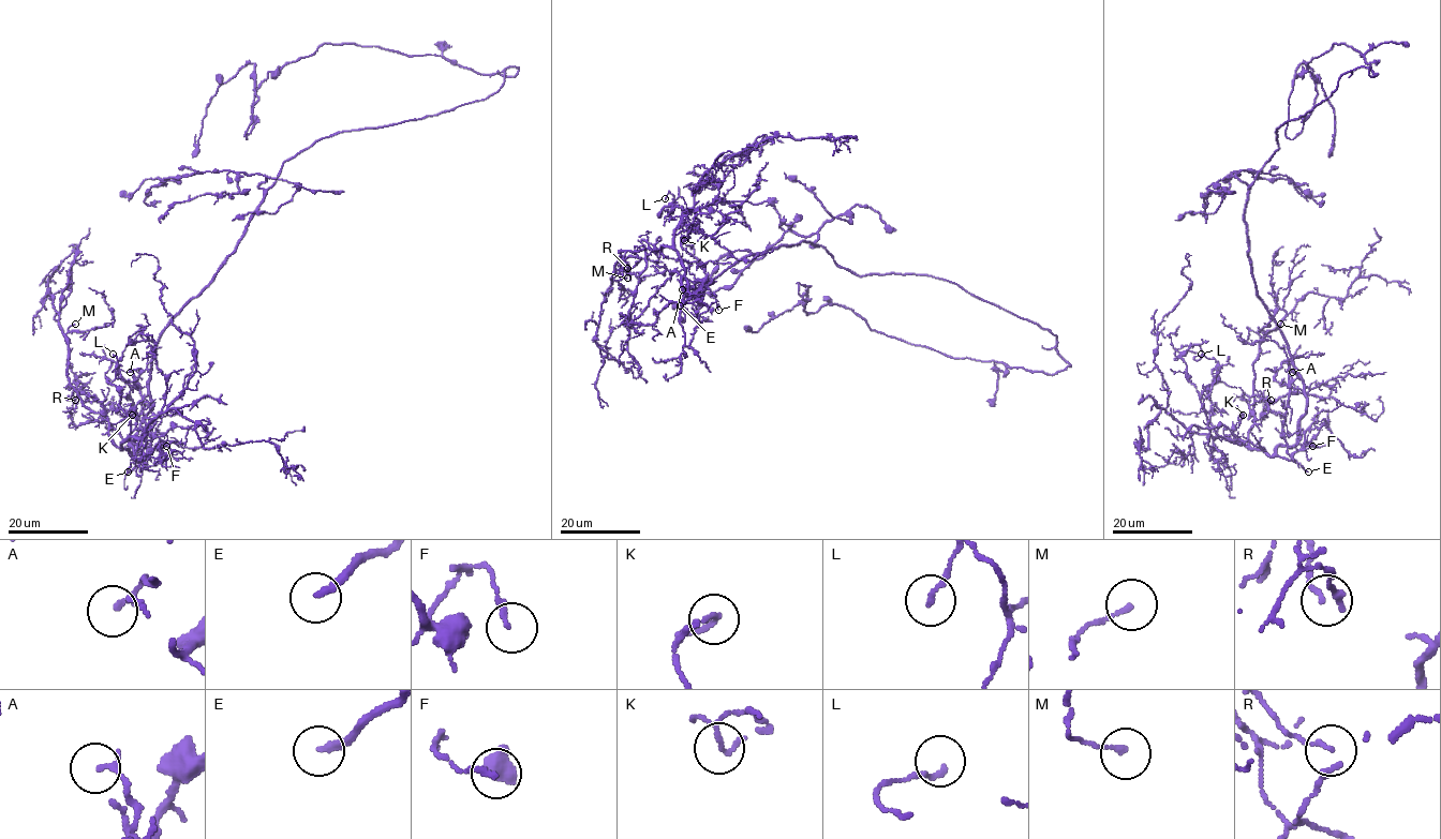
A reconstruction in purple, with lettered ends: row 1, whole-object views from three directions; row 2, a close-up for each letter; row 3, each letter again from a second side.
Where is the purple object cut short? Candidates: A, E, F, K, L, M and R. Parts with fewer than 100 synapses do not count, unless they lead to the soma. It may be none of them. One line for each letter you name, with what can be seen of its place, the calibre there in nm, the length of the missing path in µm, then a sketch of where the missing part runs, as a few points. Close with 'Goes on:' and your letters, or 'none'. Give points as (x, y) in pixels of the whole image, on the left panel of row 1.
E: at (128, 472); 220 nm thick; about 50 µm are missing
Goes on: E

